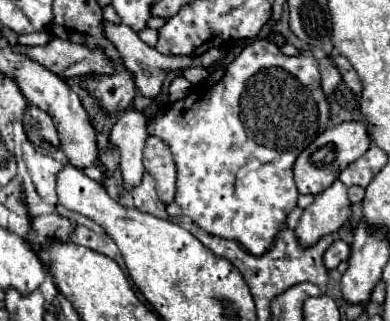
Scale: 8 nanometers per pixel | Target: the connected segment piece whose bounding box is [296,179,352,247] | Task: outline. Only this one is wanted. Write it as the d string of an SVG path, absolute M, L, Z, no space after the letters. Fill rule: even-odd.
M338 179L328 187L324 189L322 193L318 193L314 197L314 203L308 205L296 225L296 239L300 243L300 247L312 247L318 243L318 239L322 239L324 235L330 235L330 233L336 233L352 215L352 205L348 201L348 195L346 195L346 185L340 183Z

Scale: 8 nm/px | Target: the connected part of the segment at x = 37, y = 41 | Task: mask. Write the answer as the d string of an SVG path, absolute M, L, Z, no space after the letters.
M40 31L40 33L30 33L30 35L18 35L18 43L20 45L44 45L52 39L52 35L48 31Z

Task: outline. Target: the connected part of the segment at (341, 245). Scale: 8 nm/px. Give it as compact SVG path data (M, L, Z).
M336 241L324 255L324 263L328 269L336 269L340 261L346 261L350 255L350 245L346 241Z

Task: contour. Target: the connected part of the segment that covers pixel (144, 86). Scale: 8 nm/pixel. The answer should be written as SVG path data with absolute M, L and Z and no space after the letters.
M104 23L104 33L106 37L116 45L116 49L120 51L126 67L134 73L134 79L136 79L136 87L138 91L144 95L144 97L156 97L162 89L162 83L164 79L168 77L168 73L176 71L176 69L188 69L188 67L194 67L194 65L200 65L200 67L210 67L210 65L216 65L222 61L222 51L218 49L210 49L208 53L204 53L202 57L182 57L182 55L164 55L164 53L158 53L154 47L146 45L130 27L124 27L124 25L114 25L114 23Z

